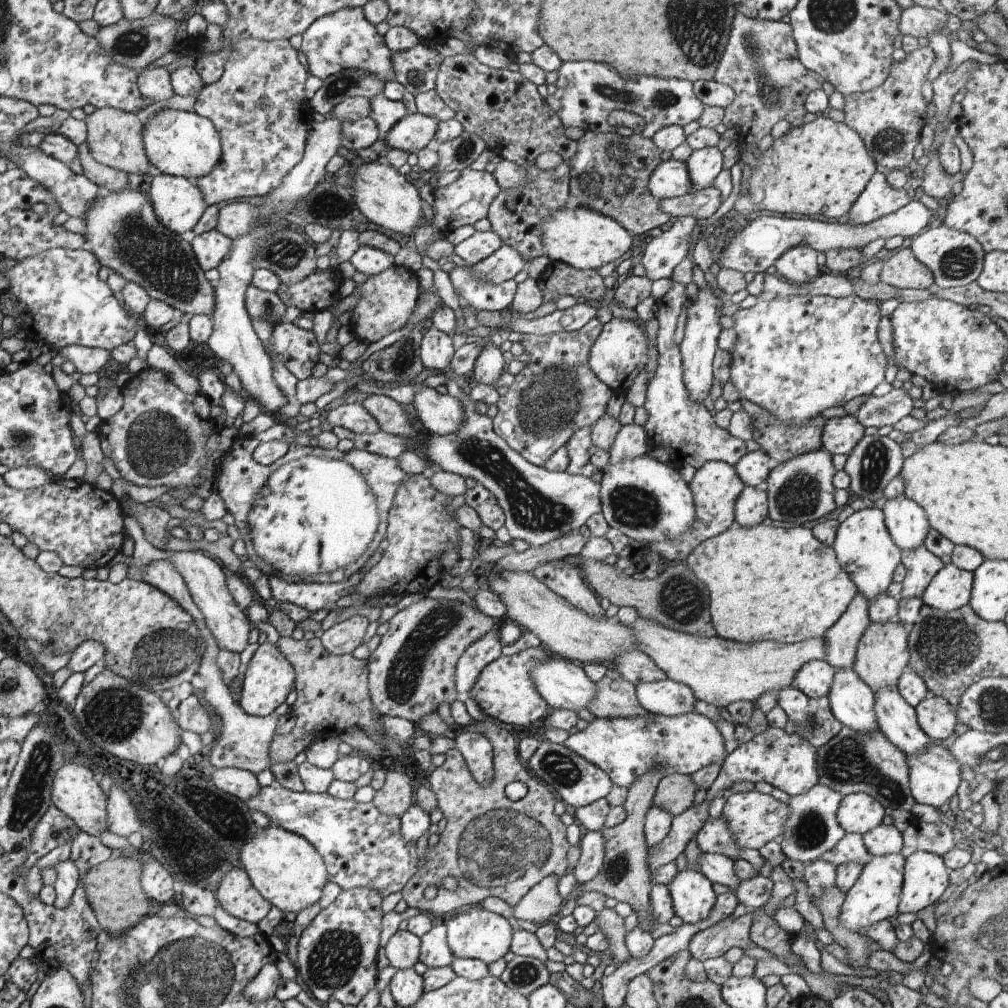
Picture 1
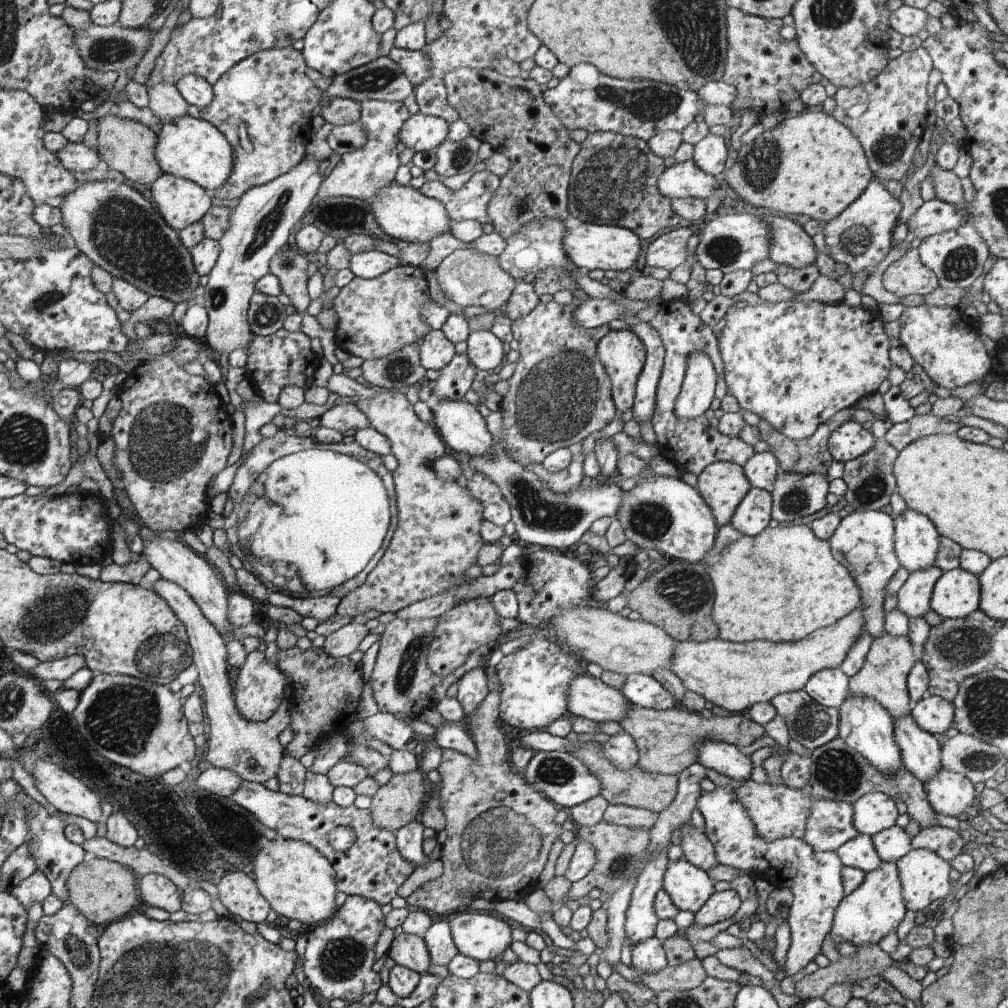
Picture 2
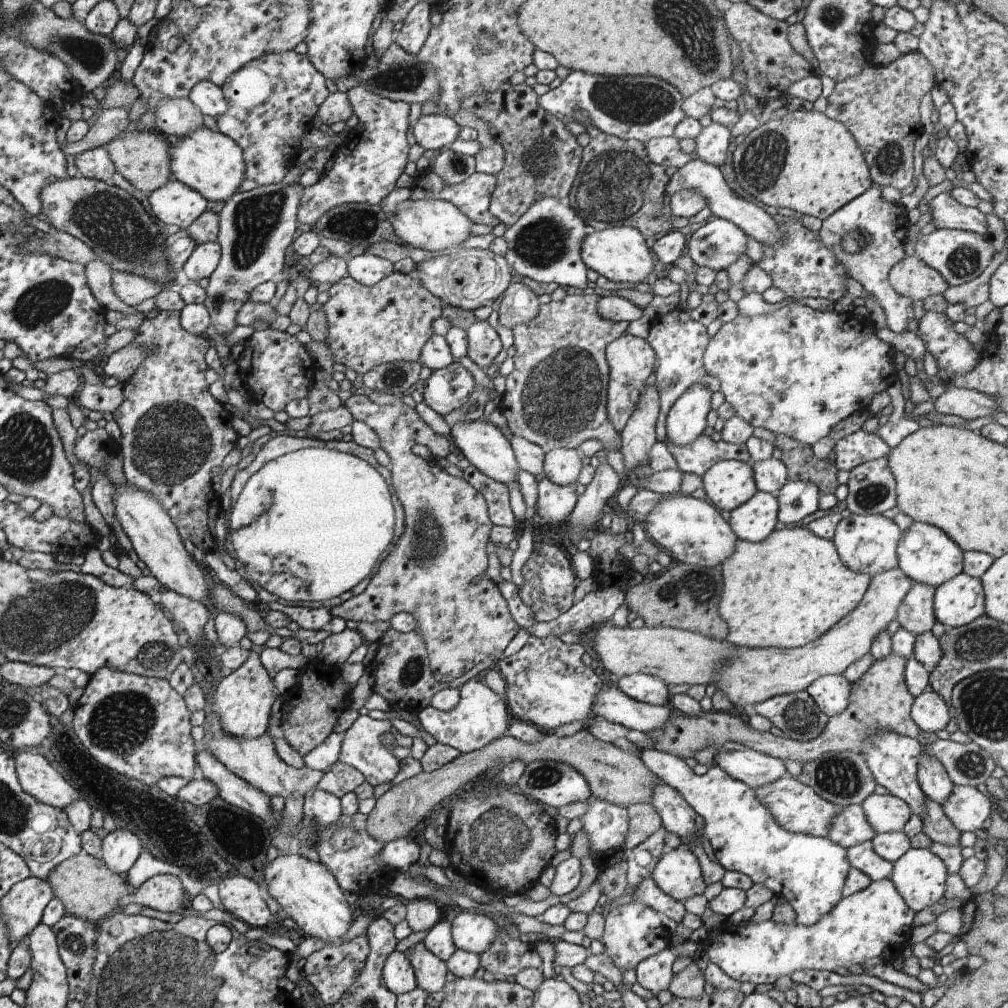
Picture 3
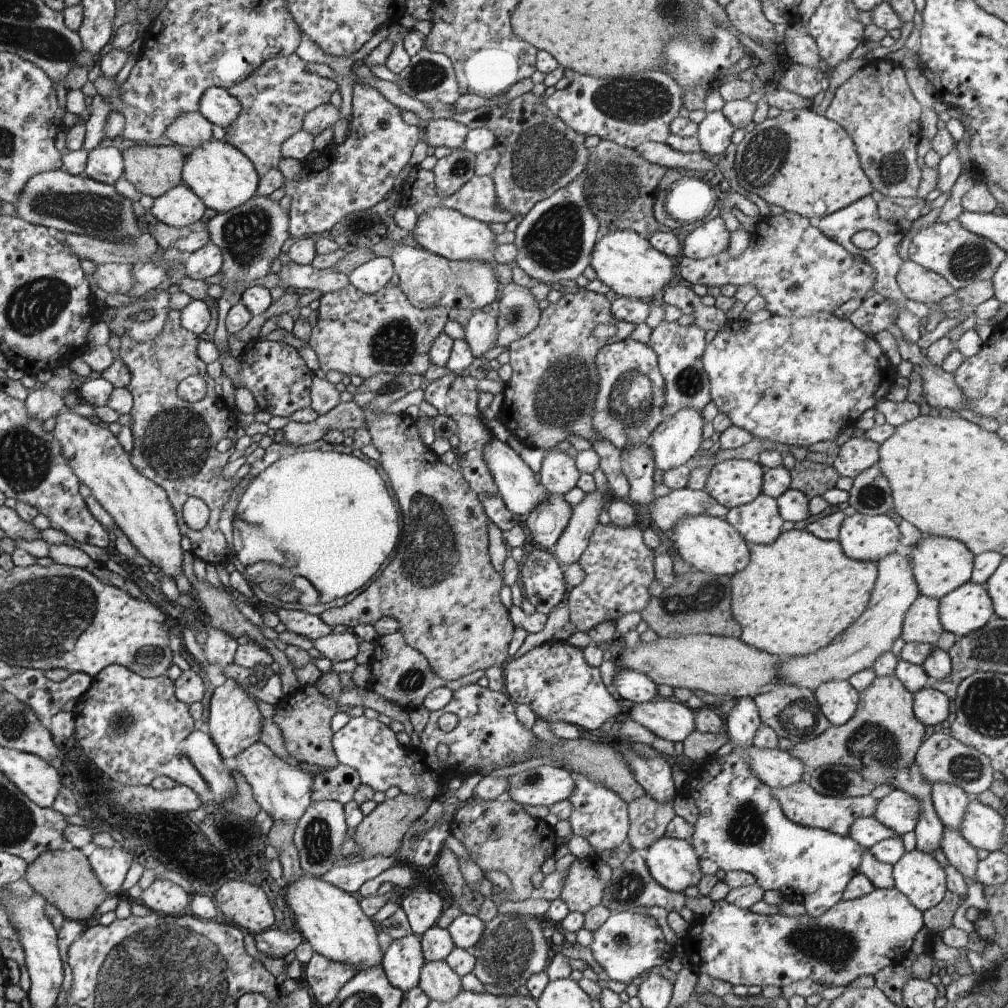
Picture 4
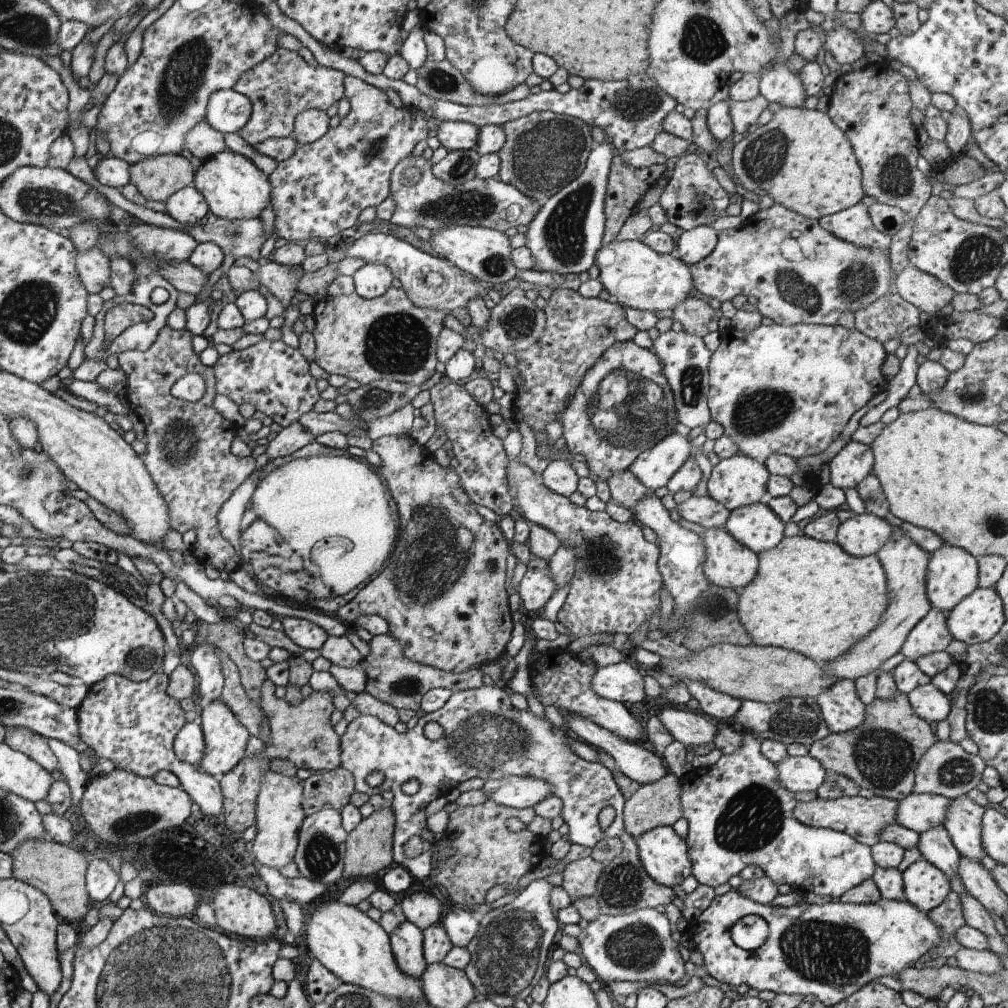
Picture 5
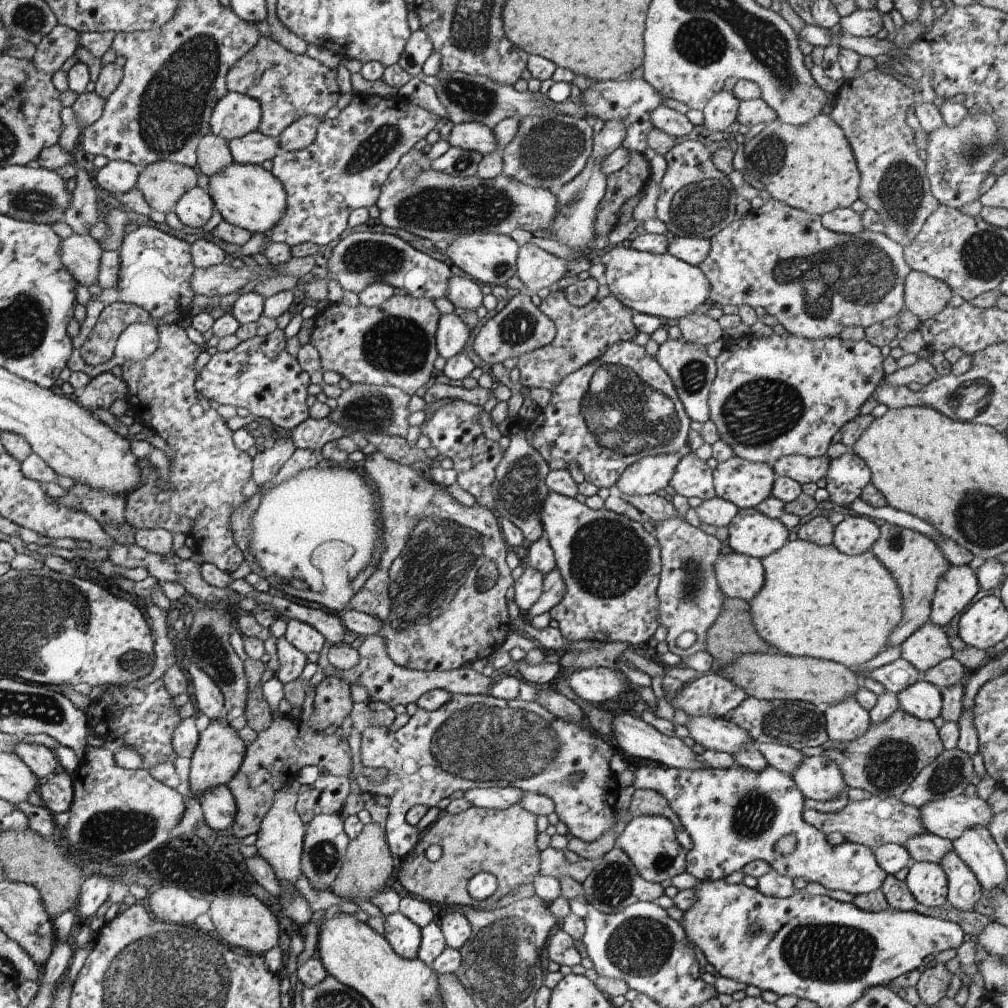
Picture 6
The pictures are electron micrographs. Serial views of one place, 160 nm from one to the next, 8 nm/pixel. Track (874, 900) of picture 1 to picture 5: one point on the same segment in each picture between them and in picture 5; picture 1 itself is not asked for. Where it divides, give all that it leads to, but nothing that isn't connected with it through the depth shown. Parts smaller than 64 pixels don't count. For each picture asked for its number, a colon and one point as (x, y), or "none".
2: (875, 909)
3: (875, 924)
4: (859, 937)
5: (831, 951)

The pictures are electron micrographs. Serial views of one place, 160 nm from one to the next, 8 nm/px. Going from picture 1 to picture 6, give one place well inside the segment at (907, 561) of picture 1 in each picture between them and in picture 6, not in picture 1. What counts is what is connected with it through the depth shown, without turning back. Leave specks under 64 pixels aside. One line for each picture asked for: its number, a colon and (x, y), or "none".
2: (914, 598)
3: (916, 615)
4: (922, 625)
5: (931, 635)
6: (928, 646)

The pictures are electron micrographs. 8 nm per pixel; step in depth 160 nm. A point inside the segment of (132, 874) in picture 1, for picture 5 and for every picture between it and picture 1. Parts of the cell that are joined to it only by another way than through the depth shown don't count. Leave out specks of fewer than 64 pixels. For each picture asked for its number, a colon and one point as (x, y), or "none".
2: (104, 891)
3: (87, 888)
4: (65, 879)
5: (58, 871)

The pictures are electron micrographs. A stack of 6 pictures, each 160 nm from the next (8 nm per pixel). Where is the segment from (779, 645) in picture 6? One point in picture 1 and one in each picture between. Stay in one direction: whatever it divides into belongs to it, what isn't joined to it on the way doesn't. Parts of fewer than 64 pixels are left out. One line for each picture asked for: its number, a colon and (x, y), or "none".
1: (767, 583)
2: (783, 584)
3: (784, 592)
4: (799, 592)
5: (811, 597)

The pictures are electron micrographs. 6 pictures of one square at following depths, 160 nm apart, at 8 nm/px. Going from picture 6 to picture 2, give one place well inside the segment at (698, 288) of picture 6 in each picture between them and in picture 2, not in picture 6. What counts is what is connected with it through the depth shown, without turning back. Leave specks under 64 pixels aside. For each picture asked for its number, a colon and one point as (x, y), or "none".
2: (589, 246)
3: (620, 253)
4: (627, 264)
5: (640, 278)

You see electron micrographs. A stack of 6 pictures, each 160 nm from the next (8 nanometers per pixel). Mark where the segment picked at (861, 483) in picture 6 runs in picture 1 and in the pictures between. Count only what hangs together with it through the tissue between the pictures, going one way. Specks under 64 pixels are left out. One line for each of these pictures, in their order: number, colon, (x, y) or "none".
1: (840, 435)
2: (850, 440)
3: (851, 451)
4: (858, 454)
5: (854, 462)

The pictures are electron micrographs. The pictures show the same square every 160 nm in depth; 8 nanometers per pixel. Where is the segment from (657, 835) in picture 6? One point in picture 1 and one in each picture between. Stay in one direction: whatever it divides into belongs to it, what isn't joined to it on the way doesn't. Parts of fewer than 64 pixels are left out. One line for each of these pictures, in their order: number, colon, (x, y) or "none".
1: (693, 895)
2: (689, 888)
3: (678, 873)
4: (673, 863)
5: (663, 854)

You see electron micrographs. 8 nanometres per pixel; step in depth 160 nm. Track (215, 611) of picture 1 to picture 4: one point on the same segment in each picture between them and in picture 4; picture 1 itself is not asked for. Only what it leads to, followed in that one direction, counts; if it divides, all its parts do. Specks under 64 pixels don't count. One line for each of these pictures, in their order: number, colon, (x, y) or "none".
2: (178, 563)
3: (156, 540)
4: (141, 510)

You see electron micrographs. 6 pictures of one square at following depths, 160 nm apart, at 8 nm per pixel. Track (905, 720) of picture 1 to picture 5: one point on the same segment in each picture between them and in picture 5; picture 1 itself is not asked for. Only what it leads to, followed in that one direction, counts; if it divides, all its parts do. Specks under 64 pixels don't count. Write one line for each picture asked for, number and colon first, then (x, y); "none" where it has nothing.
2: (921, 753)
3: (937, 786)
4: (950, 803)
5: (963, 822)

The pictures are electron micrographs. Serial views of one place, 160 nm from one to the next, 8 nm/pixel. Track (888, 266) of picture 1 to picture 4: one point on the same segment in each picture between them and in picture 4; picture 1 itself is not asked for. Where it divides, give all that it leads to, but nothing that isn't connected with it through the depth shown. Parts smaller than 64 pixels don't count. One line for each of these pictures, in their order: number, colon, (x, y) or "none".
2: (907, 276)
3: (910, 277)
4: (924, 286)

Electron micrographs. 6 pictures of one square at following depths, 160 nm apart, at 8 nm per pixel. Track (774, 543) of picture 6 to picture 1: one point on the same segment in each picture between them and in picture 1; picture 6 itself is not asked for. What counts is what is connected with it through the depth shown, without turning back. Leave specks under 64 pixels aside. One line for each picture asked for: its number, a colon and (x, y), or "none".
1: (752, 507)
2: (753, 515)
3: (755, 520)
4: (758, 522)
5: (755, 526)

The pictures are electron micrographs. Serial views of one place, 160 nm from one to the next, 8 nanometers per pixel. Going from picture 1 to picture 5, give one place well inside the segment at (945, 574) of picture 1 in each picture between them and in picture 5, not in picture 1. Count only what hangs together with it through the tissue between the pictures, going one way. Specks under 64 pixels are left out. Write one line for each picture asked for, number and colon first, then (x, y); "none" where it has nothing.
2: (955, 595)
3: (958, 602)
4: (968, 608)
5: (979, 617)

